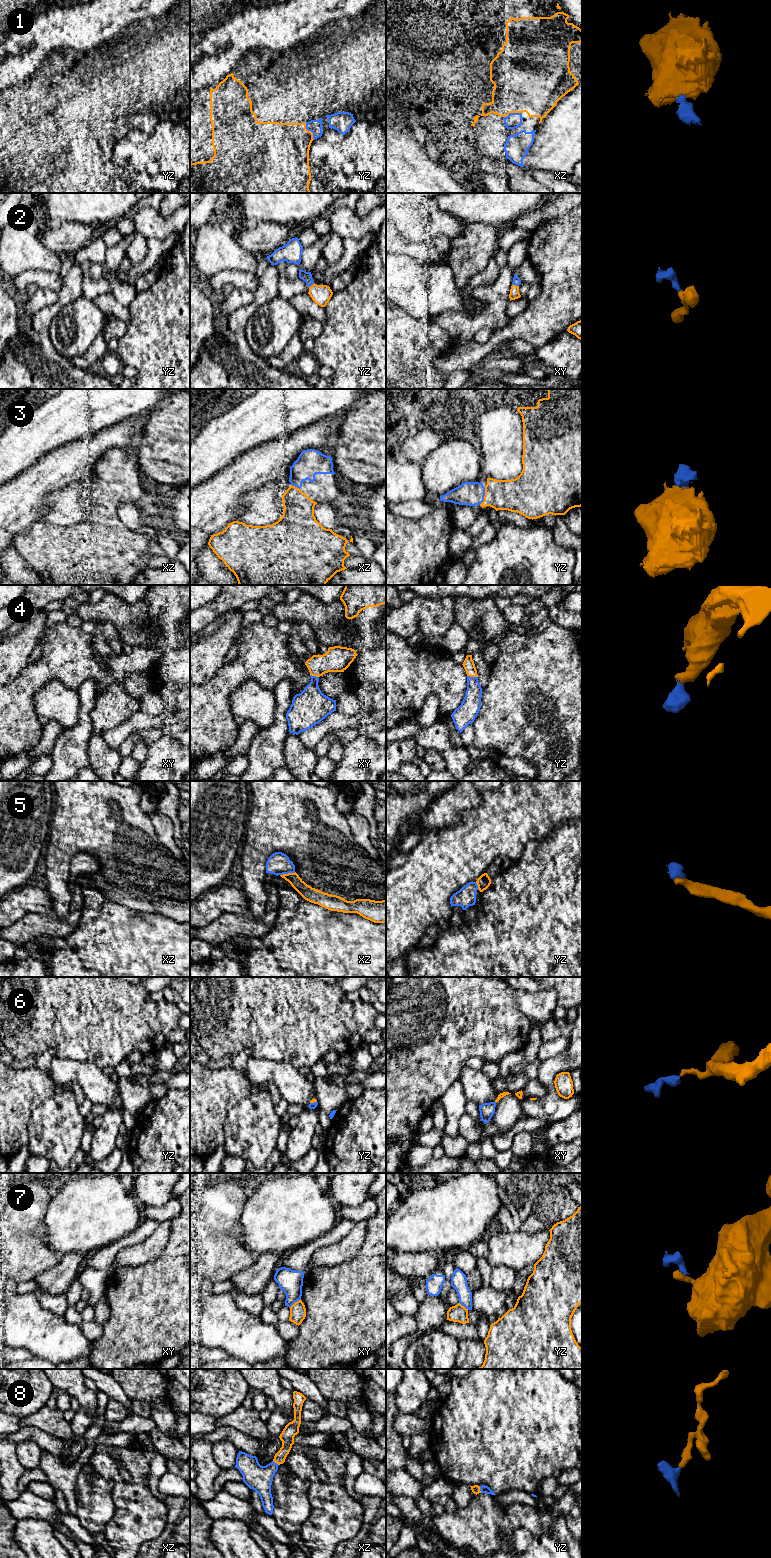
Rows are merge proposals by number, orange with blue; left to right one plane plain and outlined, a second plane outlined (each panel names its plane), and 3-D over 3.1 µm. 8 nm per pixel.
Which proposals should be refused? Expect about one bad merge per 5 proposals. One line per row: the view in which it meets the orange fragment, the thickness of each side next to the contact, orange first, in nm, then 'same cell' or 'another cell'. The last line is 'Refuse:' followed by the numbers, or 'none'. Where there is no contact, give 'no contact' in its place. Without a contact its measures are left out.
1: meets orange in xz; 460 nm thick on the orange side, 120 nm on the other; same cell
2: meets orange in xy; 80 nm thick on the orange side, 60 nm on the other; same cell
3: meets orange in yz; 260 nm thick on the orange side, 190 nm on the other; same cell
4: meets orange in yz; 90 nm thick on the orange side, 160 nm on the other; same cell
5: meets orange in xz; 120 nm thick on the orange side, 180 nm on the other; another cell
6: meets orange in yz; 30 nm thick on the orange side, 50 nm on the other; same cell
7: meets orange in xy; 130 nm thick on the orange side, 190 nm on the other; another cell
8: meets orange in yz; 70 nm thick on the orange side, 60 nm on the other; same cell
Refuse: 5, 7

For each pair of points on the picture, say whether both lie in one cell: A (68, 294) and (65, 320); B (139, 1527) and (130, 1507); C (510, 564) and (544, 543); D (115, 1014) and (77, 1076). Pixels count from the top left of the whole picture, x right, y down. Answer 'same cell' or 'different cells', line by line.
A: different cells
B: same cell
C: same cell
D: different cells

